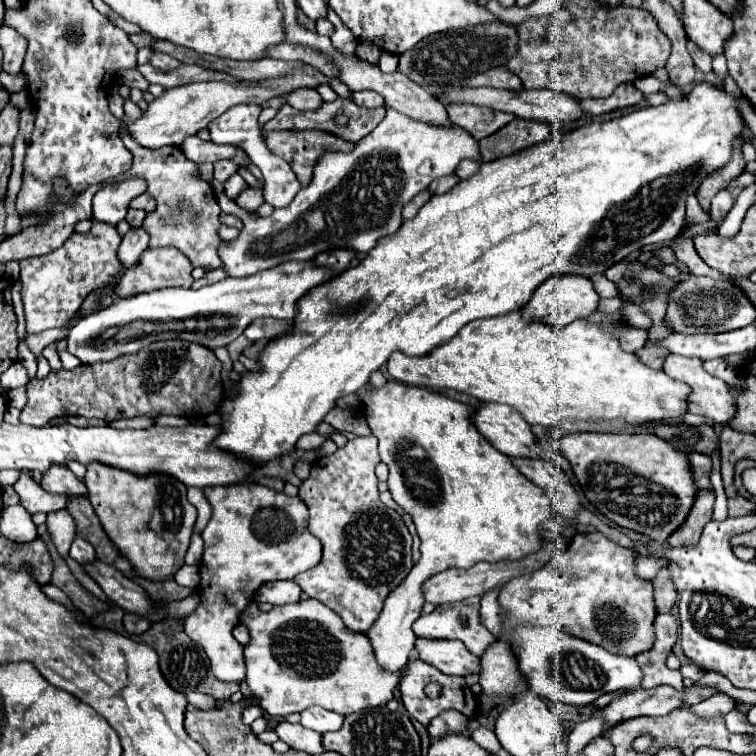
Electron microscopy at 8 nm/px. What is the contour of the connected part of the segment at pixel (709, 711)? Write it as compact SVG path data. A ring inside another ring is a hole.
M715 694L709 700L703 700L695 706L689 706L693 714L699 714L703 718L719 718L719 716L727 716L731 710L735 710L739 706L737 700L733 700L727 694Z

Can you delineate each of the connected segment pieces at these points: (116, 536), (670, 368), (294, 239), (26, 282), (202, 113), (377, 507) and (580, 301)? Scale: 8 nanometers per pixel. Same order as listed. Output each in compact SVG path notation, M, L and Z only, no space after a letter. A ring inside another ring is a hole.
M89 464L85 474L87 498L123 556L131 562L135 576L145 580L171 580L183 566L185 552L197 518L195 506L187 500L187 488L165 474L149 474L147 478L117 470L105 464Z
M667 354L663 370L667 376L691 386L691 398L687 398L689 412L703 414L719 424L727 424L735 416L737 408L727 384L705 372L699 358Z
M387 108L385 120L359 142L355 142L351 152L329 152L319 156L319 162L313 170L313 180L309 186L301 188L293 202L285 208L277 208L267 218L251 218L243 208L231 202L223 190L222 183L213 178L217 200L221 200L221 210L231 212L243 220L243 230L237 240L227 242L219 248L223 258L223 268L229 276L251 276L255 272L279 266L289 260L305 262L313 260L319 252L349 248L353 252L369 252L381 236L397 232L403 224L401 210L403 206L421 190L425 190L435 178L447 176L455 170L459 160L475 158L479 160L477 140L467 134L463 128L441 128L429 126L425 122L411 120L391 108ZM357 202L367 214L379 218L379 226L373 230L343 230L343 224L337 224L329 214L327 204L335 204L343 212ZM311 212L323 212L327 218L325 228L309 228L307 216Z
M93 222L87 234L73 232L71 238L67 238L67 242L63 242L59 250L53 250L51 254L43 254L39 258L23 260L19 280L27 332L41 332L47 328L65 326L91 290L105 286L115 274L119 274L119 244L121 236L117 234L115 226Z
M303 68L303 70L297 70L291 78L267 80L265 84L255 84L255 86L237 86L235 83L208 81L167 88L161 98L155 98L149 104L149 108L143 112L143 118L139 118L135 122L127 122L127 130L141 146L147 146L147 148L161 148L167 144L181 146L181 142L189 134L197 134L199 130L207 128L209 122L215 120L219 114L223 114L225 110L229 110L237 104L247 104L249 98L255 104L263 104L265 100L269 100L273 96L281 96L285 92L291 92L299 86L317 88L323 82L325 82L325 74L321 74L319 70L313 70L313 68Z
M375 436L355 438L355 440L349 440L343 448L337 448L335 454L317 460L311 466L309 478L299 486L299 498L305 502L311 514L309 530L323 544L323 558L315 568L303 574L297 574L293 582L299 584L299 588L309 598L323 602L335 614L339 614L345 626L353 632L365 632L367 626L373 624L373 620L379 616L383 608L383 600L387 598L387 594L395 586L399 586L413 568L413 562L411 562L413 538L403 518L379 500L379 490L377 490L379 480L375 476L377 464L379 464L377 438Z
M561 274L561 276L551 276L547 278L547 282L543 282L543 286L539 286L539 290L535 290L533 300L527 302L527 306L523 308L525 318L535 318L553 326L567 326L573 320L579 318L587 318L591 316L599 306L599 294L593 286L593 282L589 278L583 278L579 274Z

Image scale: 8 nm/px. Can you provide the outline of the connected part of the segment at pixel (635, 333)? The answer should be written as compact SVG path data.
M629 326L627 332L623 334L623 338L619 338L619 342L625 352L637 352L647 342L647 330L639 330L639 328Z

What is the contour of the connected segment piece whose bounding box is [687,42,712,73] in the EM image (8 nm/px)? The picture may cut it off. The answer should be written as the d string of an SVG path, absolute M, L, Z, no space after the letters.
M689 42L687 48L689 48L689 54L691 54L691 58L693 58L693 62L695 62L695 66L699 70L704 73L712 71L712 57L709 54L705 54L703 50L699 50L693 42Z

